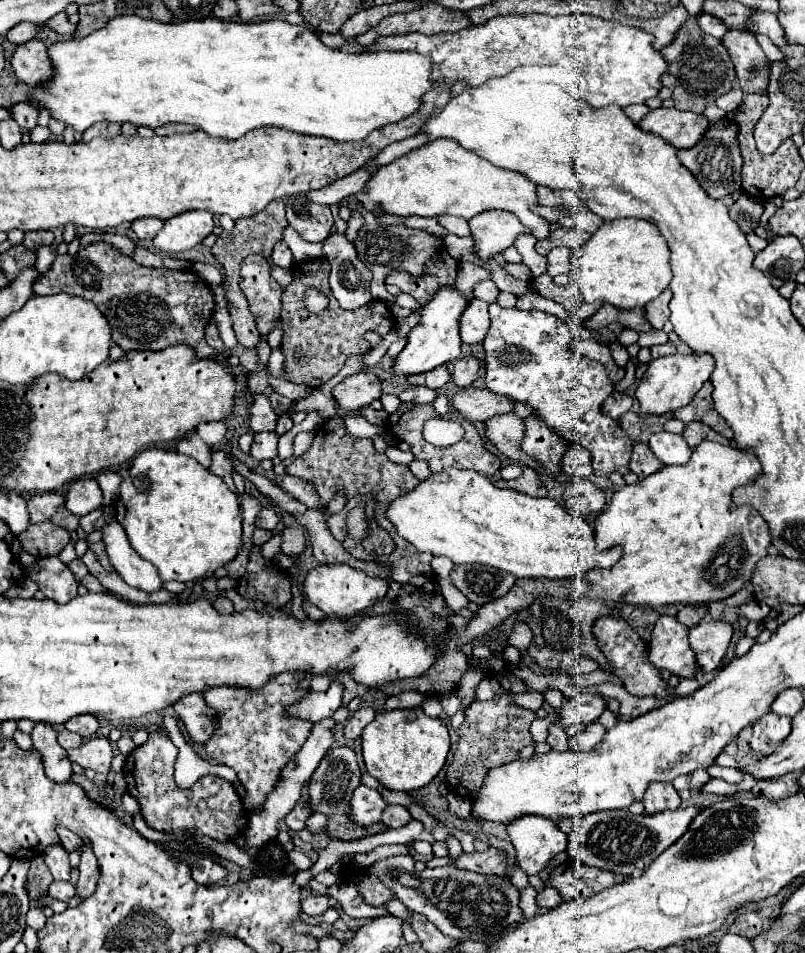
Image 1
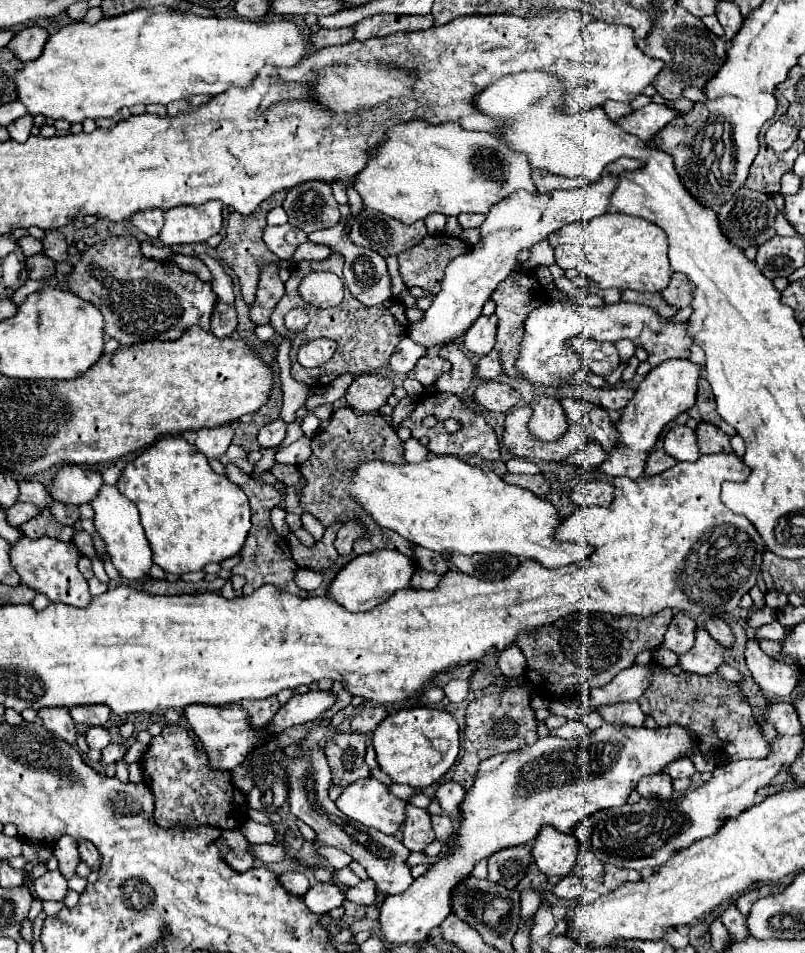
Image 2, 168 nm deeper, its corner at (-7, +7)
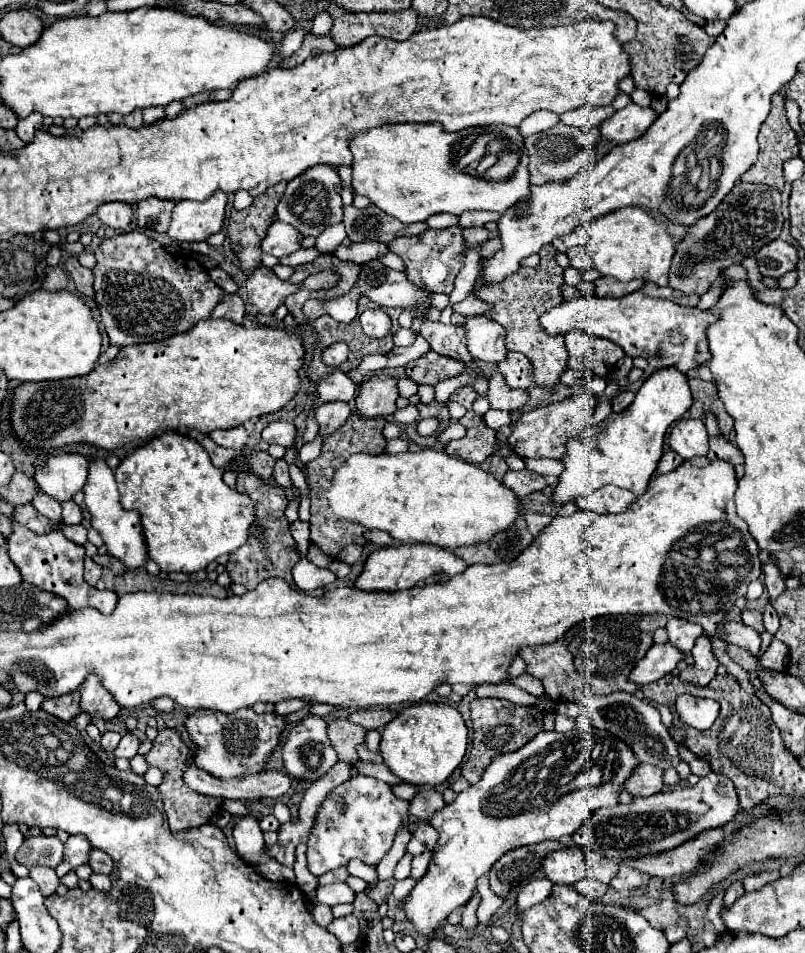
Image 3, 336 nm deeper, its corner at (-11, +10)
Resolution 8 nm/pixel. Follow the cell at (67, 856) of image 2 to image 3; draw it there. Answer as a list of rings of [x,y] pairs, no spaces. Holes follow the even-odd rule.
[[[71,835],[67,841],[65,841],[65,851],[63,851],[63,861],[55,867],[59,877],[67,875],[69,871],[75,871],[79,865],[87,863],[89,859],[89,849],[91,849],[91,843],[83,837],[83,835]]]

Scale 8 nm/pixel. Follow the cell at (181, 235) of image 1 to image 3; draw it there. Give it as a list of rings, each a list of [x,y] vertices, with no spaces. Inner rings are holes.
[[[215,191],[207,201],[179,201],[173,209],[167,235],[173,241],[205,241],[221,231],[227,193]]]

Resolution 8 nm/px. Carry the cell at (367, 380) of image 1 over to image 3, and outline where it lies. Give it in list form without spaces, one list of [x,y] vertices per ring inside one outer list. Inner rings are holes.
[[[377,373],[363,381],[363,385],[357,389],[355,407],[363,417],[389,417],[397,409],[397,397],[397,379]]]

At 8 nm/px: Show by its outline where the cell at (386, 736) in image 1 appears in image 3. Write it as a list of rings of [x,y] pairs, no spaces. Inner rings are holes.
[[[415,703],[405,707],[381,731],[381,755],[385,765],[411,785],[439,785],[463,761],[467,727],[461,713],[447,703]]]

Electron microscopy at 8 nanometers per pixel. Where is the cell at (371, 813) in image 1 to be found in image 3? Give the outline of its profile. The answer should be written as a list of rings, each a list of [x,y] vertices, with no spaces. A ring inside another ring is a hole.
[[[367,775],[351,777],[327,795],[315,815],[315,825],[307,841],[309,871],[319,877],[331,869],[347,865],[353,857],[359,857],[367,865],[377,865],[391,849],[399,827],[407,819],[409,801],[399,799],[387,783]]]

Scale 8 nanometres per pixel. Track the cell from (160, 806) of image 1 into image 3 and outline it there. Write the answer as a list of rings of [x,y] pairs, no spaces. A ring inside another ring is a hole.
[[[163,729],[159,731],[159,735],[153,741],[151,751],[145,755],[145,759],[149,761],[149,765],[159,767],[163,771],[163,783],[157,787],[163,799],[163,809],[167,813],[167,821],[169,827],[173,831],[185,831],[185,829],[193,829],[199,825],[205,825],[211,821],[213,815],[221,813],[221,799],[213,799],[201,793],[195,793],[193,789],[187,789],[187,783],[183,781],[183,769],[185,765],[193,763],[195,753],[183,743],[181,733],[177,729]]]

